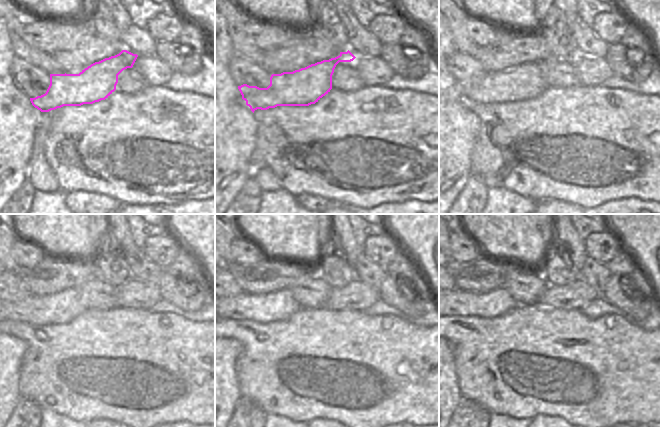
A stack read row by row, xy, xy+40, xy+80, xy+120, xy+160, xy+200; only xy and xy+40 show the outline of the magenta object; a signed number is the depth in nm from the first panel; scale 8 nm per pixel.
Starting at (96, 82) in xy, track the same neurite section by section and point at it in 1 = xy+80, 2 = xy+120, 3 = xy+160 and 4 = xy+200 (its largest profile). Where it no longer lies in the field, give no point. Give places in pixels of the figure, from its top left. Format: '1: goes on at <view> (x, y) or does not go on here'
1: goes on at xy+80 (523, 82)
2: goes on at xy+120 (62, 307)
3: goes on at xy+160 (276, 306)
4: goes on at xy+200 (498, 302)

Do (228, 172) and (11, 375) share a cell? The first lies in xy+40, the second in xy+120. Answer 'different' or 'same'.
same

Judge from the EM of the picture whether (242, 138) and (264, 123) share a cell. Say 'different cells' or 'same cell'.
different cells

